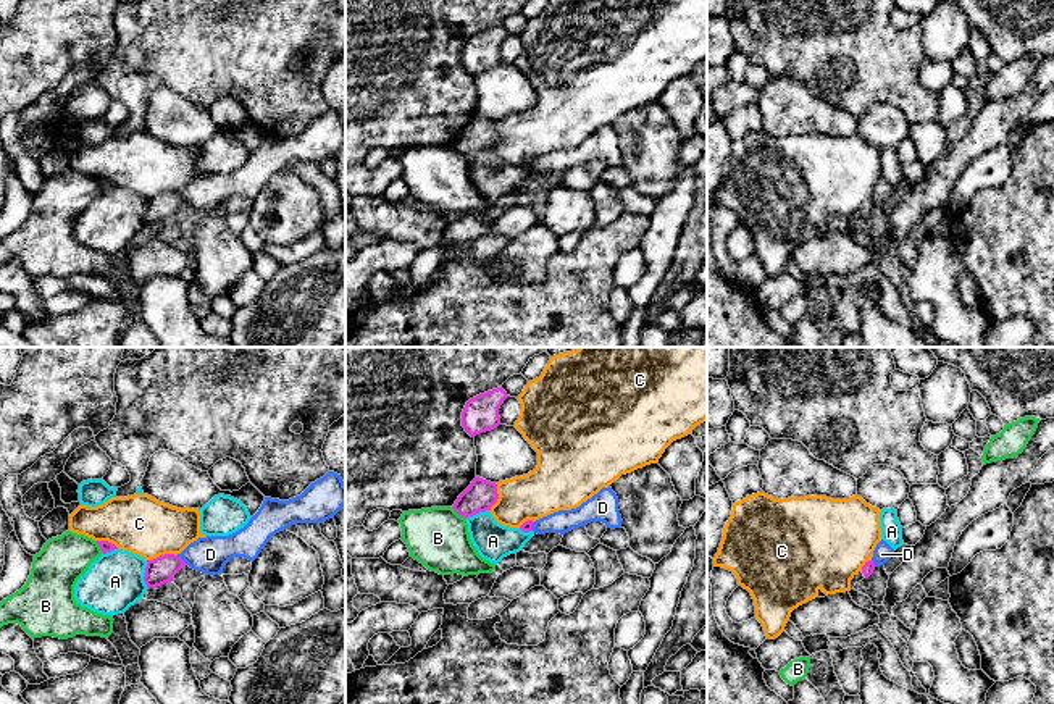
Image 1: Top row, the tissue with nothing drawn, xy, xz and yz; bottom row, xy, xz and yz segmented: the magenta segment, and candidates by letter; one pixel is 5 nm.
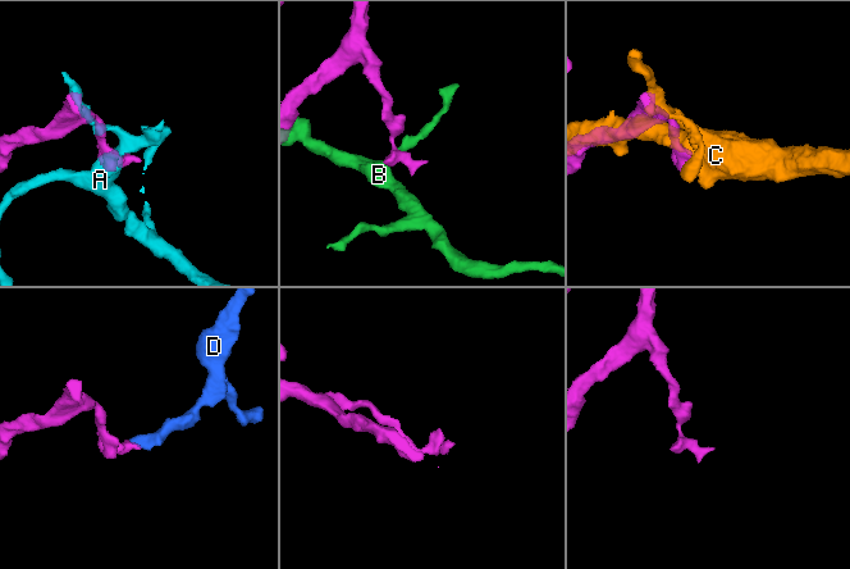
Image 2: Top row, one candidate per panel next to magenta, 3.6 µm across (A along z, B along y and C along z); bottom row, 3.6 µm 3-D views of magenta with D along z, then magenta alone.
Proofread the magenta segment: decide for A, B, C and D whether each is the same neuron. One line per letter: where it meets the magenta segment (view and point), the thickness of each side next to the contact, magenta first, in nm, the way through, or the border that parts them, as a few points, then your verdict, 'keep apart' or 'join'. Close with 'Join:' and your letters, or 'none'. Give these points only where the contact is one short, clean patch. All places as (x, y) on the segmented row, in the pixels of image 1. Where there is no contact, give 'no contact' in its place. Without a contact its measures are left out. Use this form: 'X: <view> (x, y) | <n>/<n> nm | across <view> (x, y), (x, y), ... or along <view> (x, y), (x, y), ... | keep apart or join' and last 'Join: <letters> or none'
A: xy (146, 575) | 140/280 nm | along xy (146, 561), (144, 583), (147, 588) | keep apart
B: xz (459, 514) | 160/300 nm | keep apart
C: xy (162, 556) | 140/300 nm | keep apart
D: xy (181, 559) | 140/180 nm | along xy (176, 556), (188, 564) | keep apart
Join: none

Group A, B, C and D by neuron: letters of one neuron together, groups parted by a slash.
A / B / C / D

